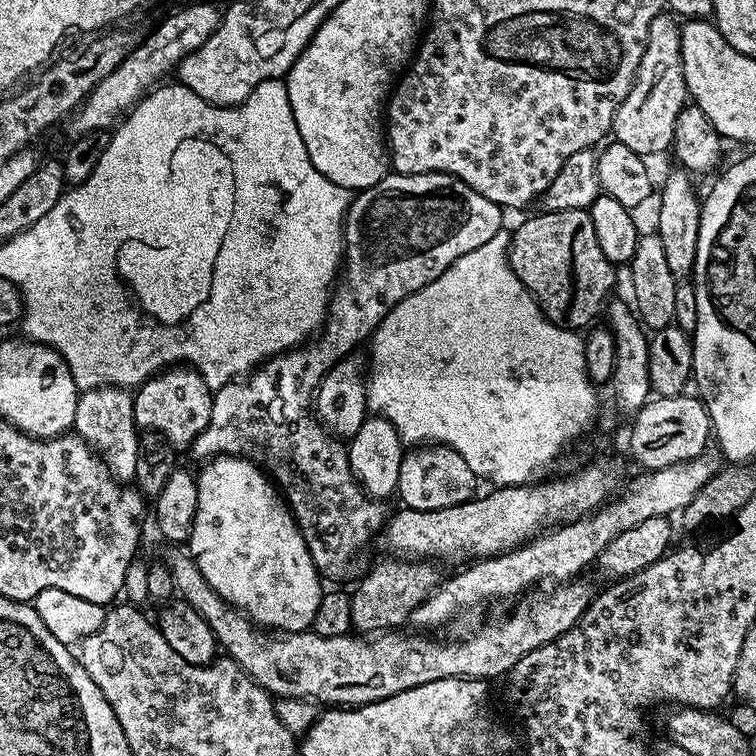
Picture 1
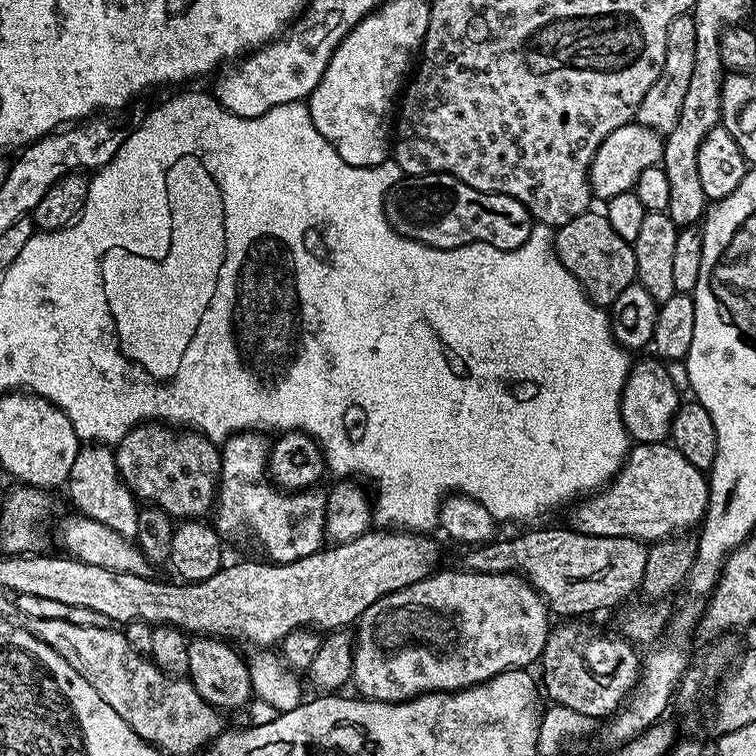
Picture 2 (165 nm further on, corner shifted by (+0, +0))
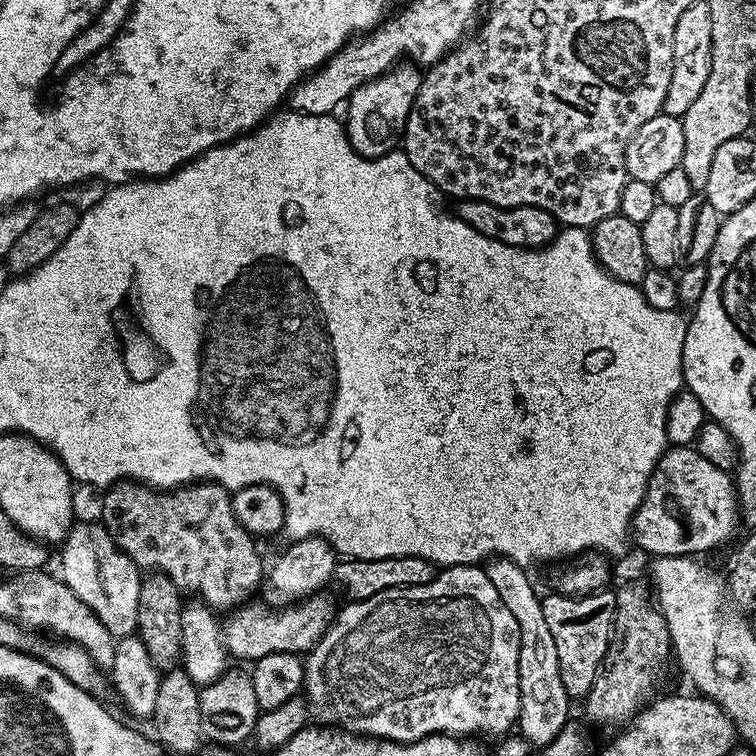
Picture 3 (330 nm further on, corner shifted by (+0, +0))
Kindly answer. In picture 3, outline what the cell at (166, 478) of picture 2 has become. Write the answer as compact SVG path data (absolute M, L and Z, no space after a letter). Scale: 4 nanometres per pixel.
M117 482L111 485L111 487L103 493L103 496L104 505L100 508L101 514L104 515L104 517L102 517L102 523L104 527L107 528L108 533L114 538L114 542L136 563L137 568L147 570L152 574L168 576L170 582L176 584L181 593L188 594L188 592L193 592L193 594L196 595L193 597L199 598L213 610L219 610L219 608L224 608L223 610L238 608L251 597L248 595L250 595L255 588L257 591L257 589L261 587L266 575L266 564L260 561L260 552L256 549L257 541L241 526L238 522L238 518L234 518L234 506L232 505L232 497L229 489L224 488L221 484L197 482L171 490L157 490L148 487L147 484L141 484L139 482Z

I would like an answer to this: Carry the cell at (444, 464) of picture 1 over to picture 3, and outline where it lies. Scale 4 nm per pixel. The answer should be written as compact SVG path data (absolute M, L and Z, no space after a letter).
M492 558L483 565L484 573L490 578L490 586L498 590L506 610L518 622L518 694L520 695L519 735L524 736L539 750L569 723L568 703L570 697L566 686L562 686L562 670L558 666L558 650L554 647L554 638L546 623L546 614L542 614L542 596L536 593L529 573L519 564L513 564L507 558Z

